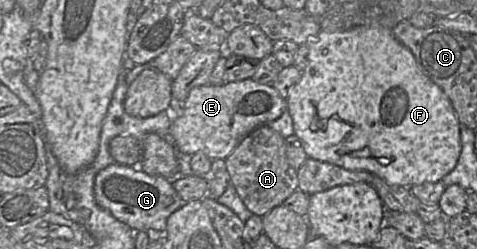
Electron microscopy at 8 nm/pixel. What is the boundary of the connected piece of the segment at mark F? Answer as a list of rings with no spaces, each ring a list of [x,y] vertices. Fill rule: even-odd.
[[[359,26],[343,32],[320,32],[307,43],[309,54],[308,64],[301,72],[301,78],[289,90],[287,110],[292,118],[295,136],[301,141],[309,158],[331,163],[351,171],[366,171],[374,174],[391,185],[412,187],[423,183],[440,181],[456,166],[461,153],[460,128],[457,114],[443,90],[428,78],[418,67],[413,53],[400,43],[391,29],[381,26]]]

